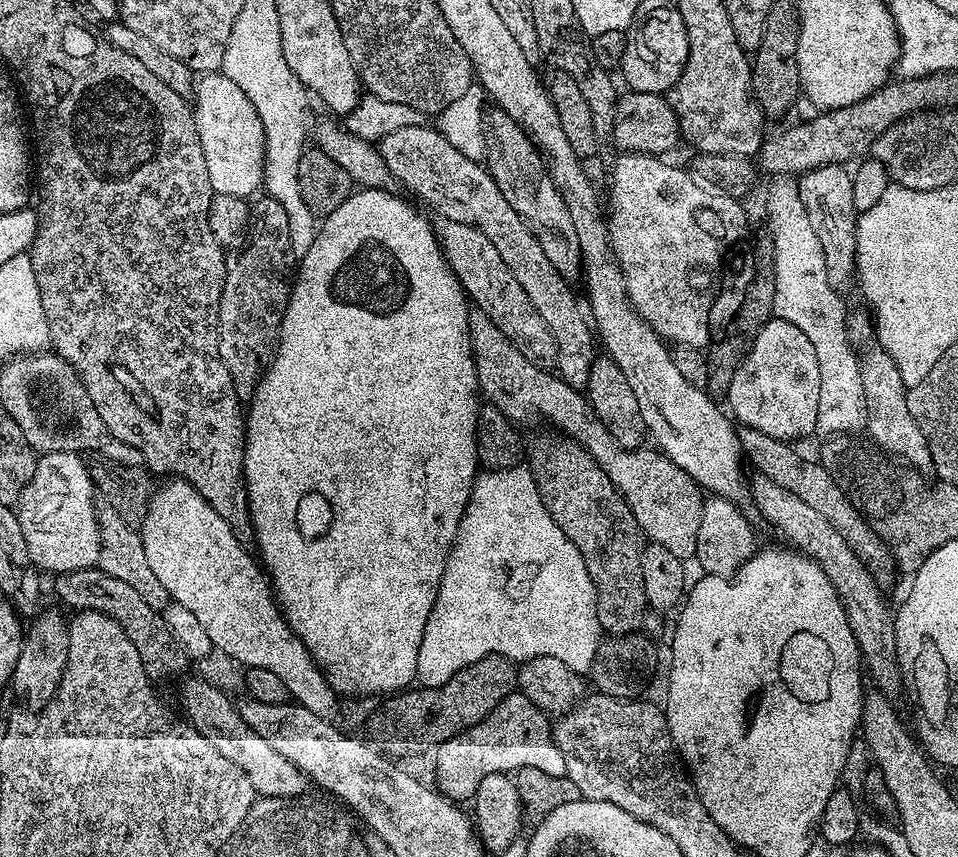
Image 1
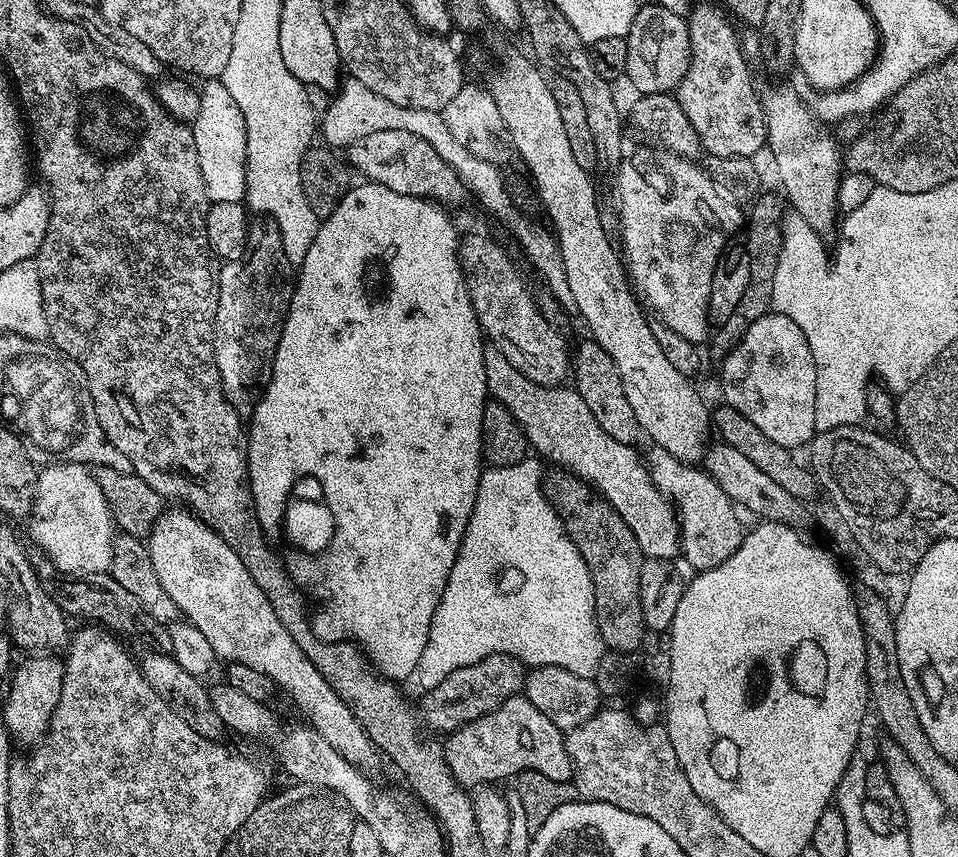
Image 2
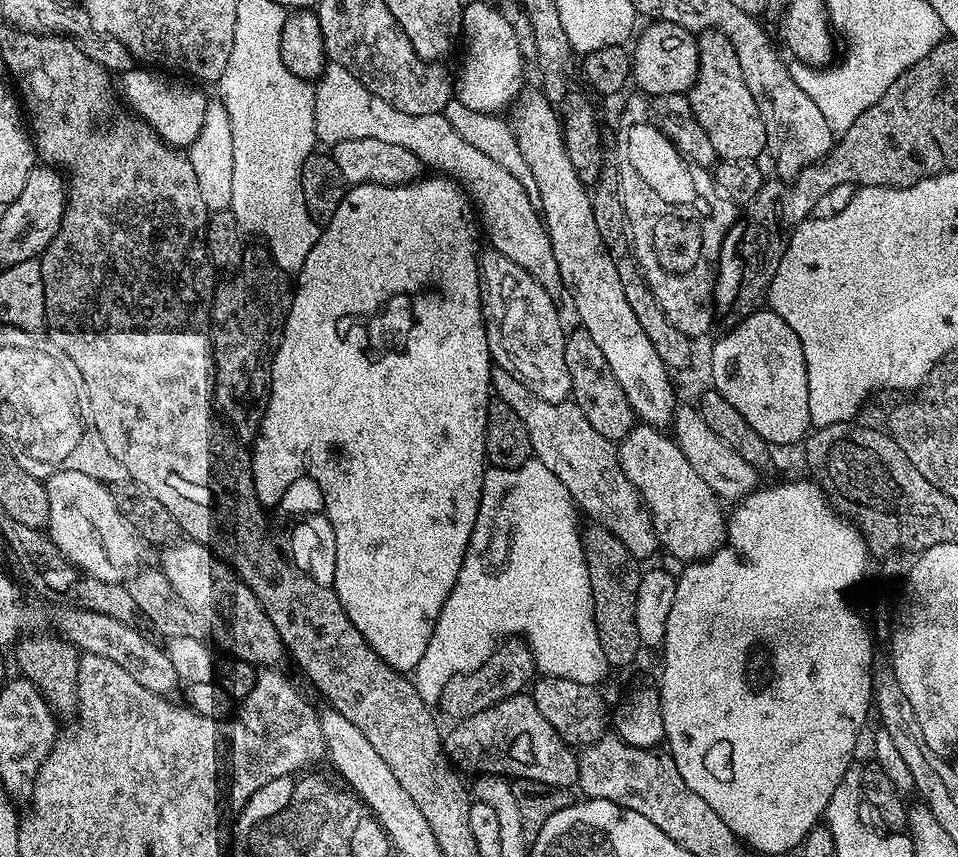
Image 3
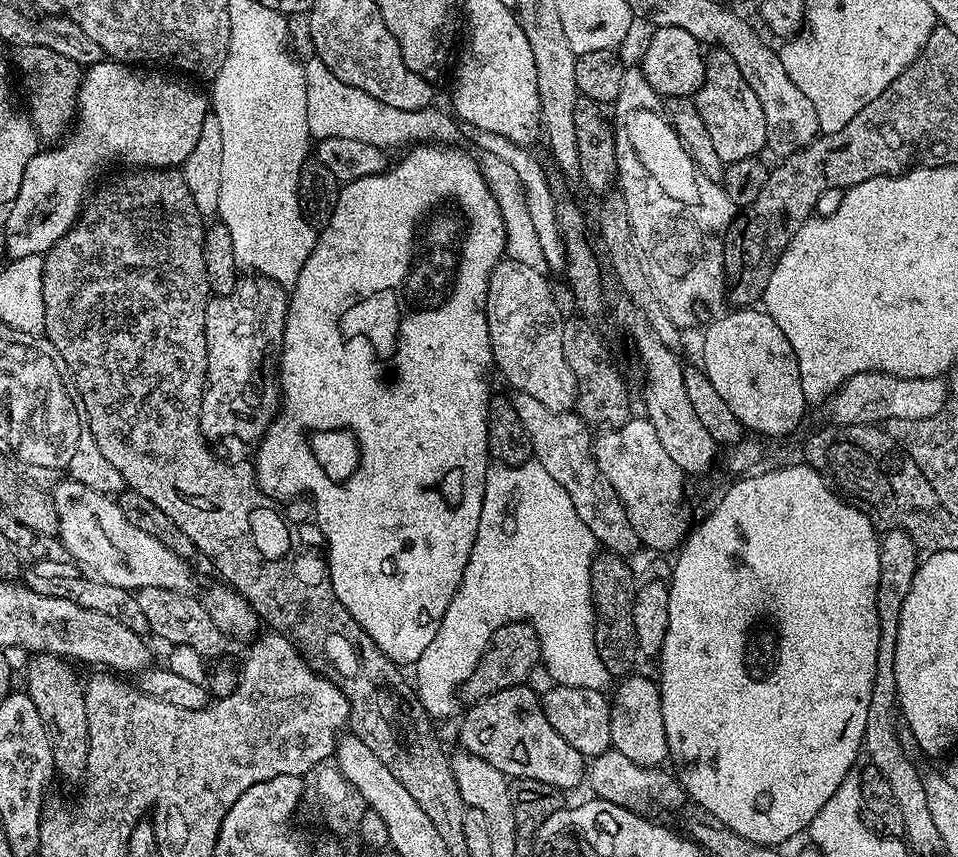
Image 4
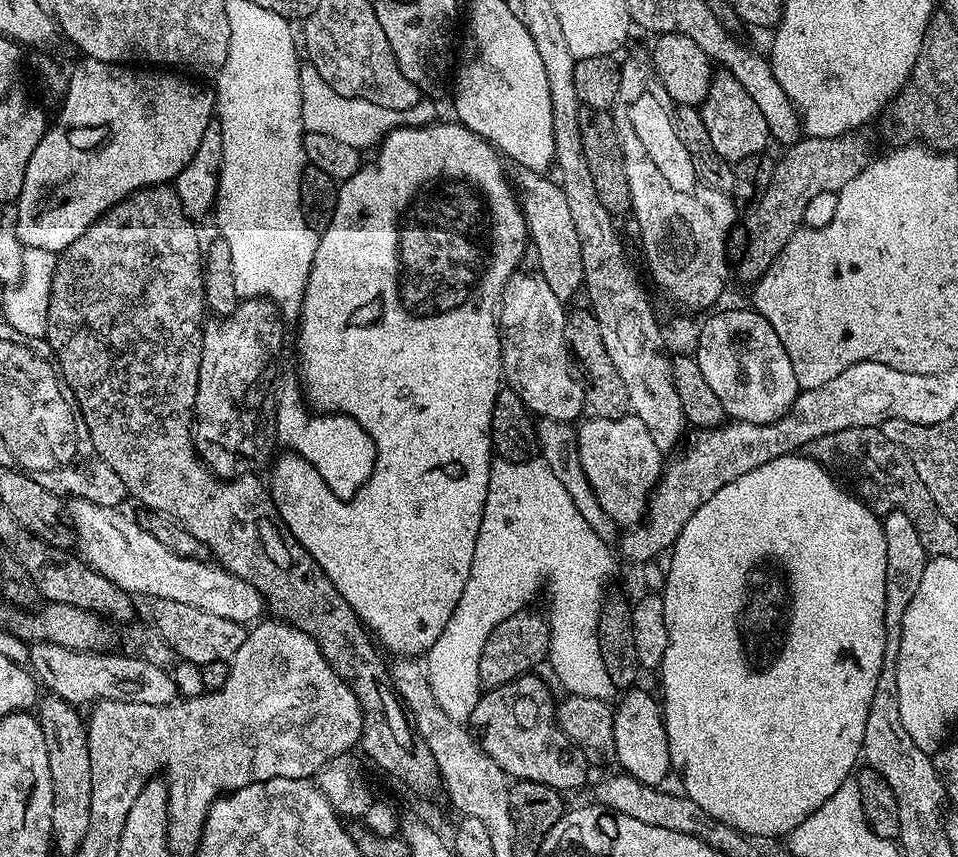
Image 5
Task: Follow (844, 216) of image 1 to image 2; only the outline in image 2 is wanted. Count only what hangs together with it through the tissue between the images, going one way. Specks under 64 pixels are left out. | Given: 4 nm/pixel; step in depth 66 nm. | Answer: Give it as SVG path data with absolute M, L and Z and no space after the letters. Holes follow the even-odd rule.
M772 82L768 89L759 93L760 105L764 108L764 121L768 131L767 147L772 147L776 155L776 172L780 175L780 184L784 187L783 195L788 195L787 203L791 205L794 212L801 215L805 222L818 234L824 232L835 233L838 228L838 188L842 172L842 152L836 149L835 140L828 134L829 129L821 121L816 119L811 108L801 100L799 94L787 83Z

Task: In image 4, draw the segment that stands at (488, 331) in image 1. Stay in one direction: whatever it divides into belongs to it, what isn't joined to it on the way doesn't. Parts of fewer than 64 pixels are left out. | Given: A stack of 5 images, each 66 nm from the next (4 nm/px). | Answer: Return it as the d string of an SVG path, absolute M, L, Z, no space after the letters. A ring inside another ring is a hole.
M516 392L512 405L530 437L533 457L566 490L578 518L589 527L597 543L616 555L631 555L640 546L639 536L626 519L624 506L617 498L616 491L610 487L596 465L593 456L594 438L589 425L581 419L579 413L550 410L525 392Z

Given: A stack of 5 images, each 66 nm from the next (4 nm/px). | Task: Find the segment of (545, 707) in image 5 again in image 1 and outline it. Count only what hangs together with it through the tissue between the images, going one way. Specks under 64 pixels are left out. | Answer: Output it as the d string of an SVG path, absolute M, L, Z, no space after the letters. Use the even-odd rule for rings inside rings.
M519 690L512 692L506 698L502 698L502 702L498 702L498 706L494 706L494 710L490 710L490 714L486 714L482 722L478 722L478 726L470 726L470 730L442 742L435 749L435 787L453 802L468 802L475 797L478 782L482 782L486 774L498 774L499 772L514 774L519 768L533 768L543 770L546 774L566 776L566 758L562 758L562 750L558 750L554 742L553 725L550 720L548 724L548 720L549 717L538 706L534 706L530 698L523 696Z

